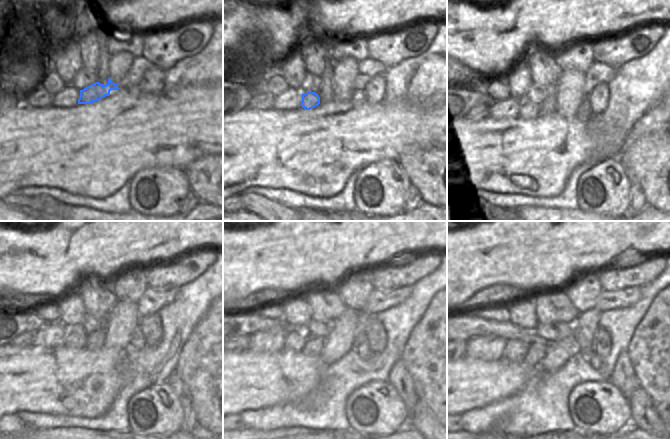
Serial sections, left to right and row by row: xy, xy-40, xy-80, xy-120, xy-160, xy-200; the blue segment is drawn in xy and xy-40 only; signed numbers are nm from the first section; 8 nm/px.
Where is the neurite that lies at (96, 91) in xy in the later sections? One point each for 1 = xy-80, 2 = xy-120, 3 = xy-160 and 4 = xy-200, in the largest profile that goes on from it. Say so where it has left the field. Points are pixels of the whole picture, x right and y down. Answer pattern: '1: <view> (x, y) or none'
1: xy-80 (527, 111)
2: xy-120 (75, 337)
3: xy-160 (296, 338)
4: xy-200 (515, 351)

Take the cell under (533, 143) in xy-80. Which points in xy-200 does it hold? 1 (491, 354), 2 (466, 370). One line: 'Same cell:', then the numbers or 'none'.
Same cell: 2

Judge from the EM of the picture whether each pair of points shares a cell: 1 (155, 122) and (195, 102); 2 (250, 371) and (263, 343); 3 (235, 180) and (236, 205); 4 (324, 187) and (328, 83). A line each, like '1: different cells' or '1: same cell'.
1: same cell
2: different cells
3: different cells
4: different cells

